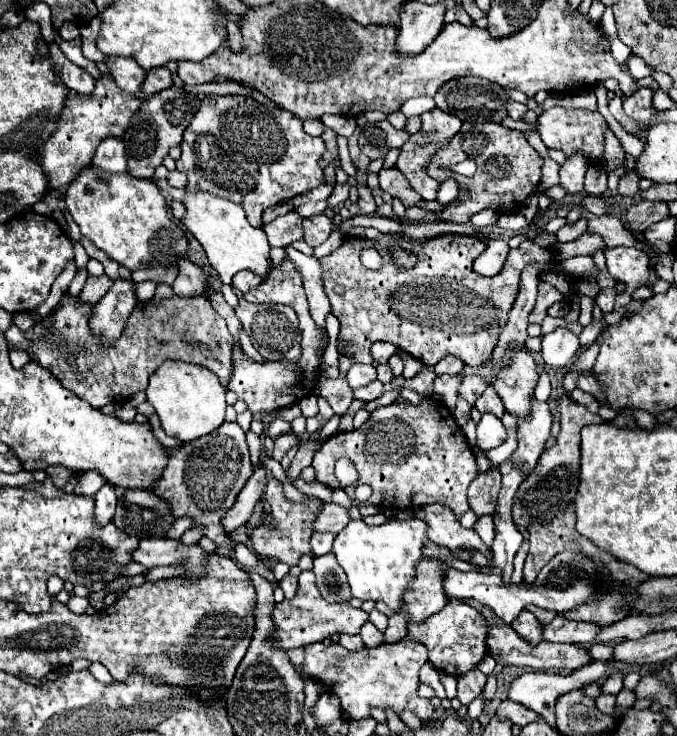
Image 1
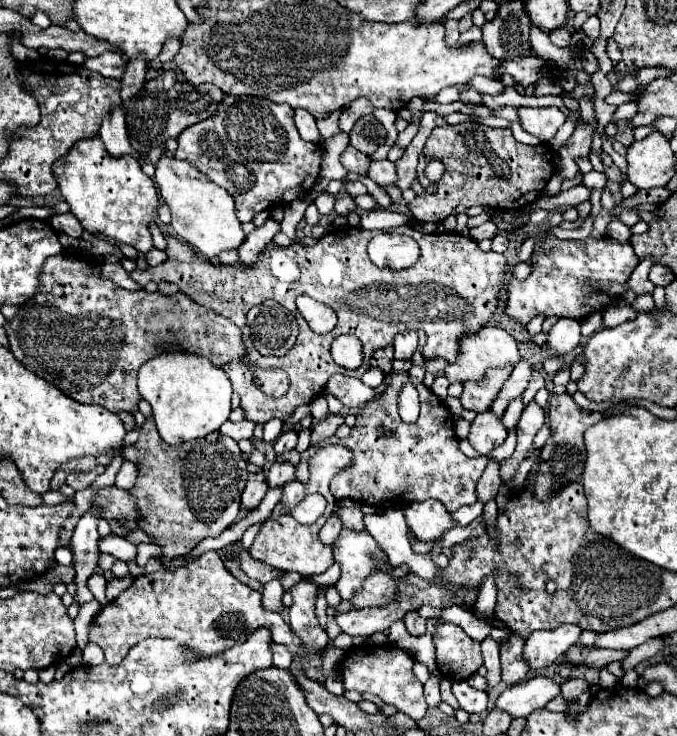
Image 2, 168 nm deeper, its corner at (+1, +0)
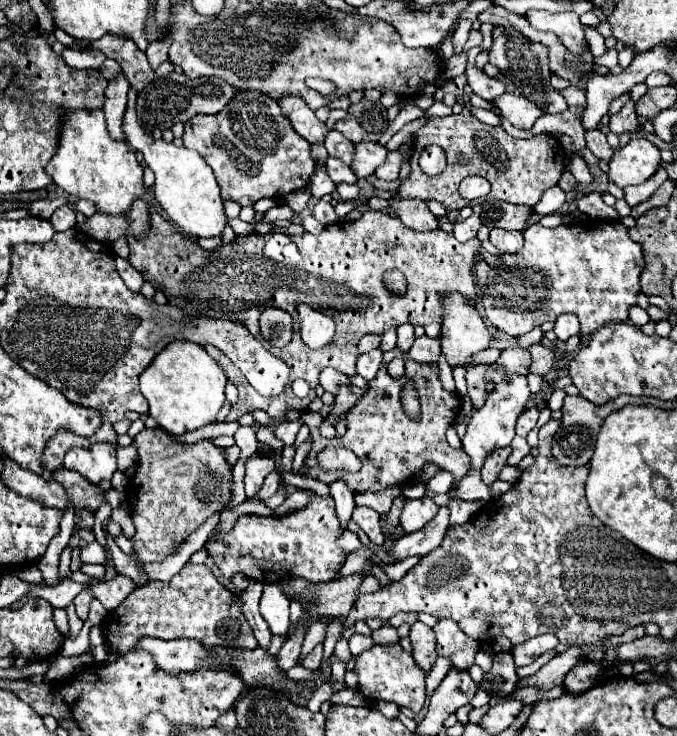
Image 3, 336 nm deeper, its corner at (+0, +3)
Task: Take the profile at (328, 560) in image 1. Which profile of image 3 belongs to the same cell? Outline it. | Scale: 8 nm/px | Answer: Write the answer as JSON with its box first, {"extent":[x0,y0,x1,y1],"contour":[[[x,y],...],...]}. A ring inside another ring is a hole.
{"extent":[299,617,327,661],"contour":[[[321,617],[315,623],[311,623],[311,627],[307,629],[307,635],[305,635],[305,643],[303,643],[303,649],[301,649],[303,653],[299,655],[299,661],[301,661],[301,657],[305,657],[305,653],[309,653],[309,649],[313,649],[313,645],[323,643],[325,629],[327,629],[327,623],[323,623]]]}

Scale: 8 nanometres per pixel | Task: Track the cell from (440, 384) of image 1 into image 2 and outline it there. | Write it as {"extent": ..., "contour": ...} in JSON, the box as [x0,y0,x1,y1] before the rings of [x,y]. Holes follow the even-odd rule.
{"extent":[446,326,520,382],"contour":[[[486,326],[486,328],[480,328],[478,332],[470,332],[470,334],[464,334],[460,336],[460,348],[458,348],[458,356],[456,356],[456,362],[448,364],[446,368],[446,378],[450,382],[466,382],[466,380],[482,380],[486,370],[490,368],[500,368],[500,366],[506,366],[506,364],[518,364],[520,362],[520,354],[518,354],[518,346],[516,346],[516,340],[502,328],[492,328],[492,326]]]}

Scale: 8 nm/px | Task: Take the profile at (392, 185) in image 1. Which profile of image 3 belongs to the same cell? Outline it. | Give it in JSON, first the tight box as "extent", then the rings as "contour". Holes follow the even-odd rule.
{"extent":[351,143,387,177],"contour":[[[363,143],[355,145],[355,159],[351,163],[351,169],[355,171],[357,177],[371,177],[379,165],[385,163],[387,159],[387,149],[379,143]]]}

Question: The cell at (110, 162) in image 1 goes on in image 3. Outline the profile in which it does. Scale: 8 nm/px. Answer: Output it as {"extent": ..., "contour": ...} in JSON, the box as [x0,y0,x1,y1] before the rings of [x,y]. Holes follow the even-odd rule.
{"extent":[103,75,129,141],"contour":[[[125,75],[111,79],[109,87],[105,89],[103,113],[107,119],[107,131],[115,141],[125,141],[123,115],[127,109],[127,89],[129,89],[129,81],[125,79]]]}

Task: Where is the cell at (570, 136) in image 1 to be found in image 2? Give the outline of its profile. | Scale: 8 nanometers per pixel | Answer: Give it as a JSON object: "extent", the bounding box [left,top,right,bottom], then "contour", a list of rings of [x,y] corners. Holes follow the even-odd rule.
{"extent":[518,108,566,142],"contour":[[[518,108],[518,120],[526,132],[548,142],[566,122],[566,116],[558,108]]]}

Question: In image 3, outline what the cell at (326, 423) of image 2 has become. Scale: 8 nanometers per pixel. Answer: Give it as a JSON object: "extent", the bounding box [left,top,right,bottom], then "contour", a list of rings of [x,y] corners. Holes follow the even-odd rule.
{"extent":[327,385,363,423],"contour":[[[343,385],[339,388],[335,398],[335,405],[331,409],[331,413],[327,415],[329,423],[335,423],[343,413],[346,413],[363,395],[363,391],[355,385]]]}

